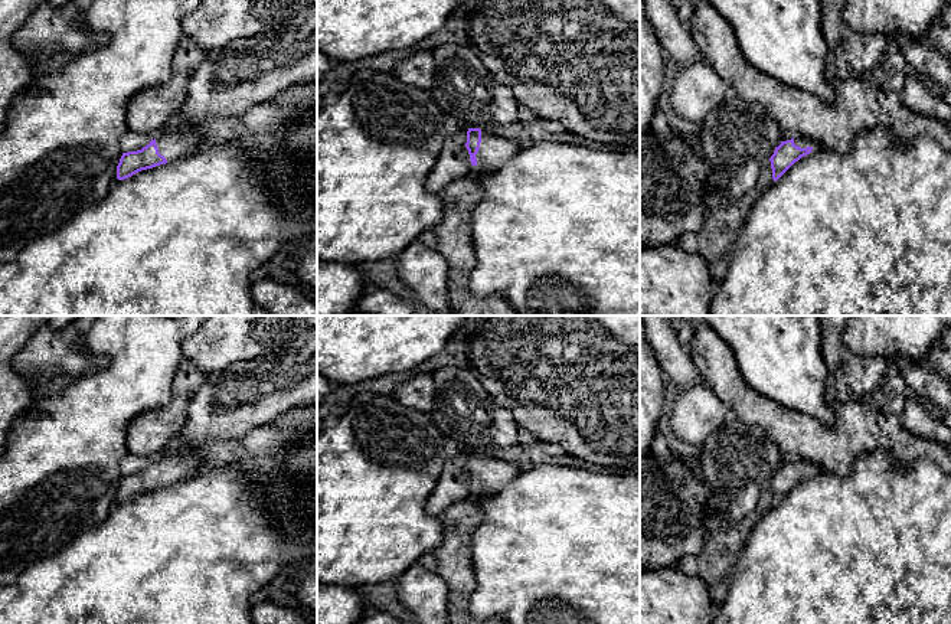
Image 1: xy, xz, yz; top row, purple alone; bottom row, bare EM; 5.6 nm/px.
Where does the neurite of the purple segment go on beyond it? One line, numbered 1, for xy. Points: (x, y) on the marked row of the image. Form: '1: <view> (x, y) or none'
1: xy (180, 140)

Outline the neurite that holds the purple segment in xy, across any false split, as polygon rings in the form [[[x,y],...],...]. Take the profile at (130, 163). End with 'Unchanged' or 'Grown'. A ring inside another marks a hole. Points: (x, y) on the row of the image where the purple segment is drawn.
[[[177,124],[163,130],[141,150],[122,153],[117,166],[117,179],[124,180],[141,170],[193,154],[199,143],[199,125]]]. Grown

